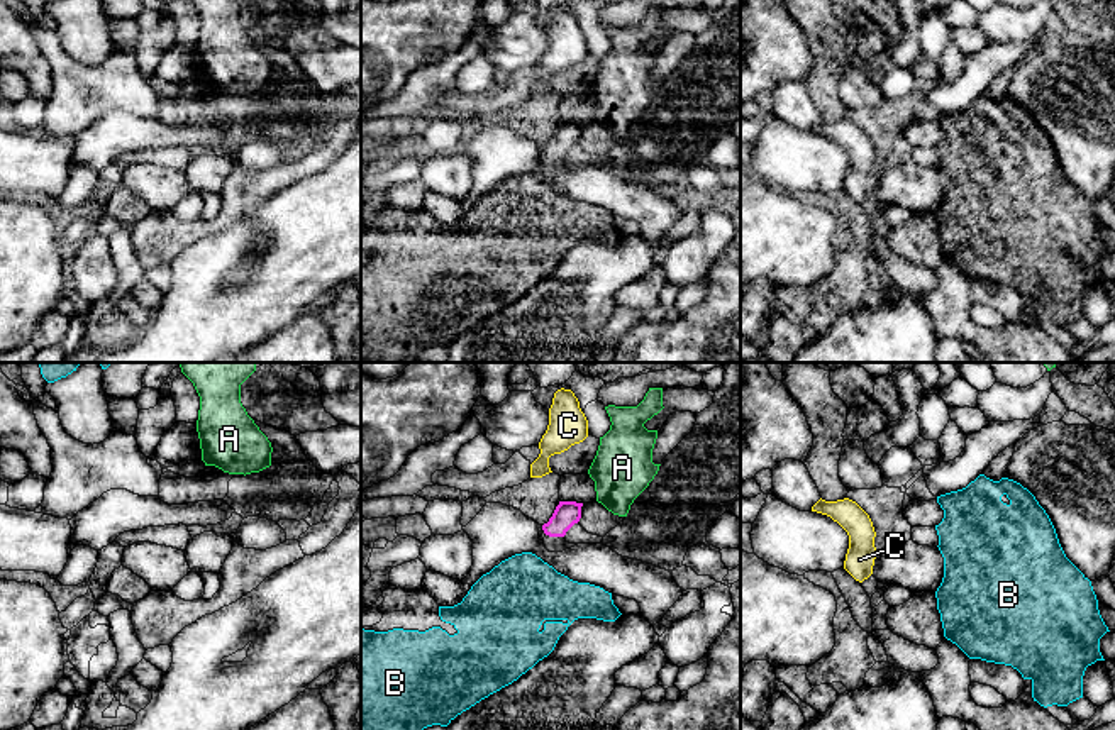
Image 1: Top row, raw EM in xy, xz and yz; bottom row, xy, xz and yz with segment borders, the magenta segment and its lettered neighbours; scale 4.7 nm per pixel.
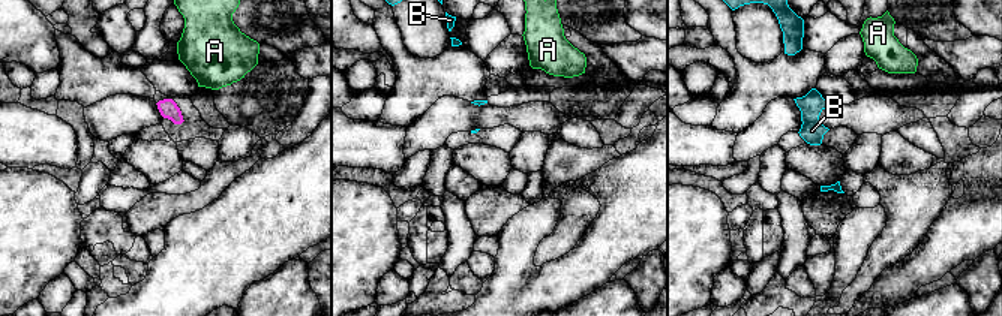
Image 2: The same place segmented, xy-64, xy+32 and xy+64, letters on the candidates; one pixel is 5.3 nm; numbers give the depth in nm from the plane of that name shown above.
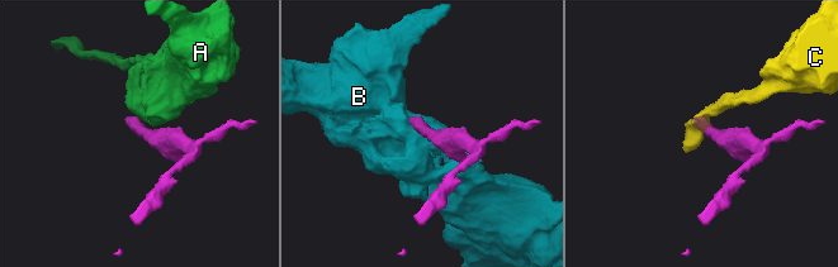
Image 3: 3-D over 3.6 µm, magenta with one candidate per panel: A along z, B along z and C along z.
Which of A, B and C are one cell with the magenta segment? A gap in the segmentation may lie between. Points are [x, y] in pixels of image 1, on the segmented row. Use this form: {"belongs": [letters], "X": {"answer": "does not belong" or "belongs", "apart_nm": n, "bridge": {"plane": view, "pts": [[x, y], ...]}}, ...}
{"belongs": [], "A": {"answer": "does not belong", "apart_nm": 70, "bridge": {"plane": "xz", "pts": [[582, 503], [597, 500]]}}, "B": {"answer": "does not belong", "apart_nm": 110, "bridge": {"plane": "xz", "pts": [[546, 534], [534, 554]]}}, "C": {"answer": "does not belong", "apart_nm": 150, "bridge": {"plane": "xz", "pts": [[560, 502], [544, 475]]}}}

